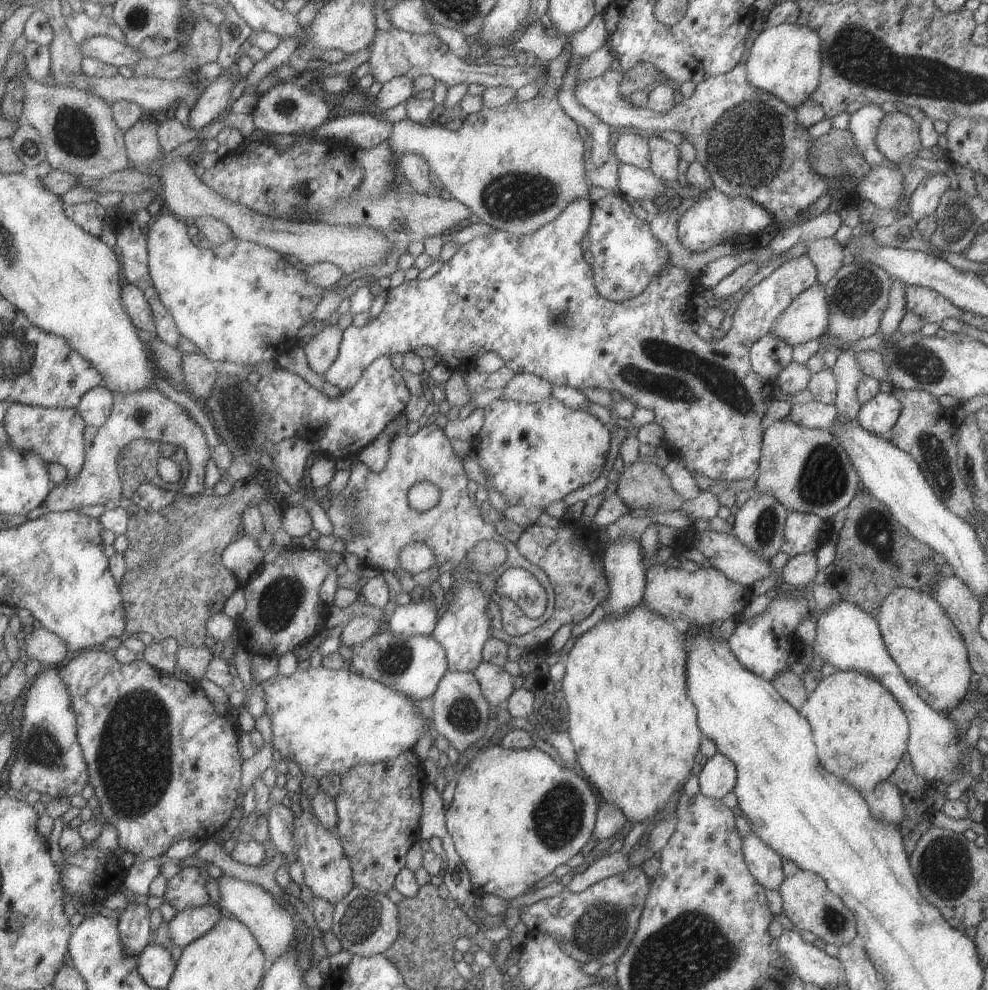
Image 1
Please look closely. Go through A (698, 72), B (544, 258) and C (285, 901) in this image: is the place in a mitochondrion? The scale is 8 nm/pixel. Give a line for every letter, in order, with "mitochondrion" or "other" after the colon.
A: other
B: other
C: other

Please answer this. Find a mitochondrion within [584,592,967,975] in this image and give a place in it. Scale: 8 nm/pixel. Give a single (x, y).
(837, 924)

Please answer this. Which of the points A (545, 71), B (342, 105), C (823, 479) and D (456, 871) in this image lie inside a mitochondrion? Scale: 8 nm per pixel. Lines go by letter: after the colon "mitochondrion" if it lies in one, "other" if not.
A: other
B: other
C: mitochondrion
D: other

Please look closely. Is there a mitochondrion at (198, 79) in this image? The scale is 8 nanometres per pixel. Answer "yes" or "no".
no

